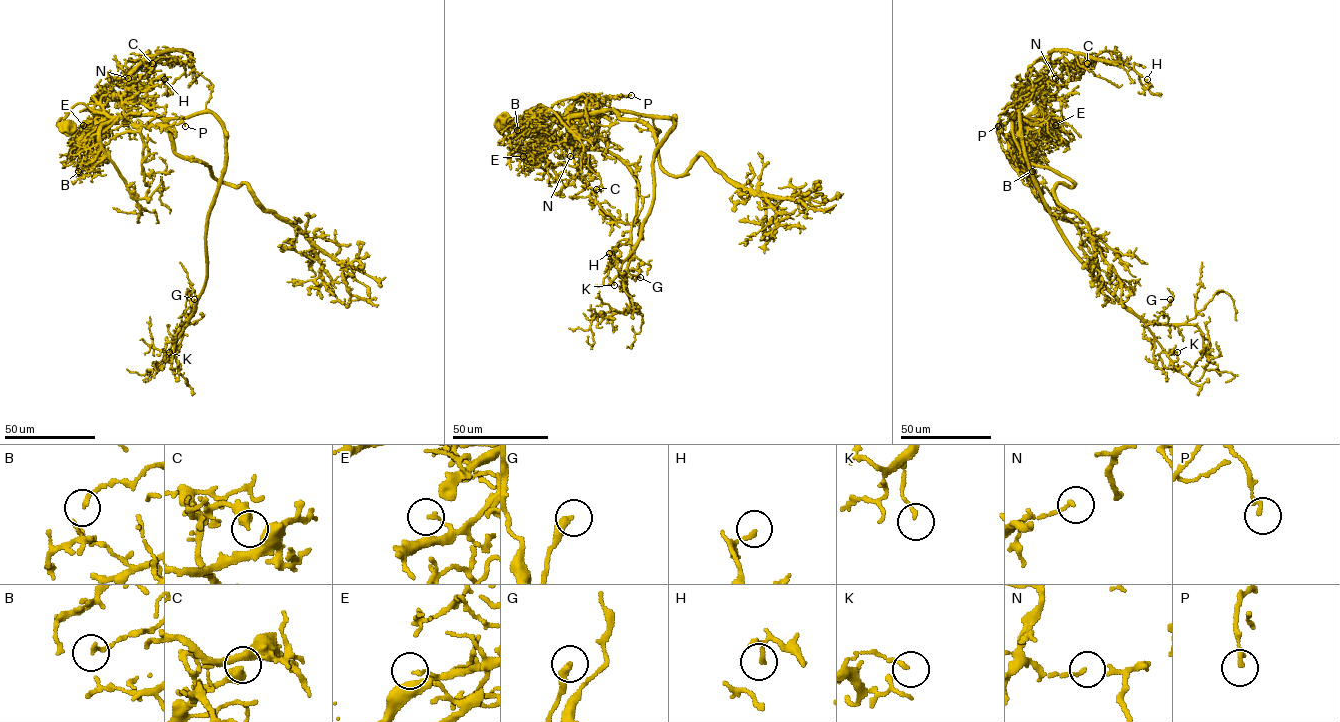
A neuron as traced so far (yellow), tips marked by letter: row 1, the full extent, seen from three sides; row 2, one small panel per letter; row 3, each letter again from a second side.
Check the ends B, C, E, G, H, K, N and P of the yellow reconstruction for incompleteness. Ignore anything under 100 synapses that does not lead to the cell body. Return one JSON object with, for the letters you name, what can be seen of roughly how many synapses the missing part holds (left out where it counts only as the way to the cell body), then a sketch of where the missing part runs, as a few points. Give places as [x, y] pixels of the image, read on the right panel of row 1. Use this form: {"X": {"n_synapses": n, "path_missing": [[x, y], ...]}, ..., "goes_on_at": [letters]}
{"goes_on_at": []}

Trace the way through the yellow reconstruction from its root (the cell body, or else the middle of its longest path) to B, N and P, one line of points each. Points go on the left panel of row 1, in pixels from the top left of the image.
B: (67, 128), (65, 118), (79, 103), (111, 118), (100, 128), (98, 154), (78, 171)
N: (67, 128), (65, 118), (79, 103), (112, 117), (148, 114), (150, 110), (129, 91), (123, 80), (128, 78)
P: (67, 128), (65, 118), (79, 103), (112, 117), (156, 117), (143, 125), (170, 126), (183, 122), (185, 126)

